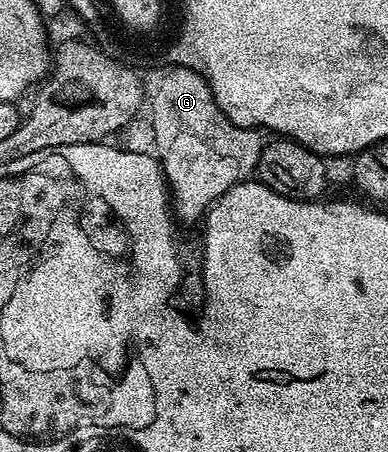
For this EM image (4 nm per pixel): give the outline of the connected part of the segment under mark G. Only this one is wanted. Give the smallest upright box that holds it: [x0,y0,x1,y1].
[150,66,264,167]

